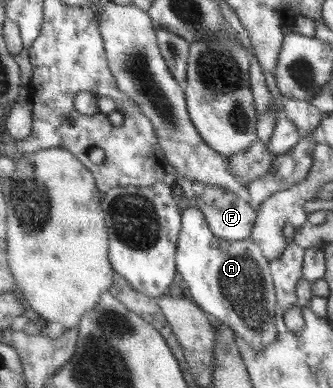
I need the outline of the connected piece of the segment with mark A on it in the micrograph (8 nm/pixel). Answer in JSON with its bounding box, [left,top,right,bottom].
[175,206,278,351]

